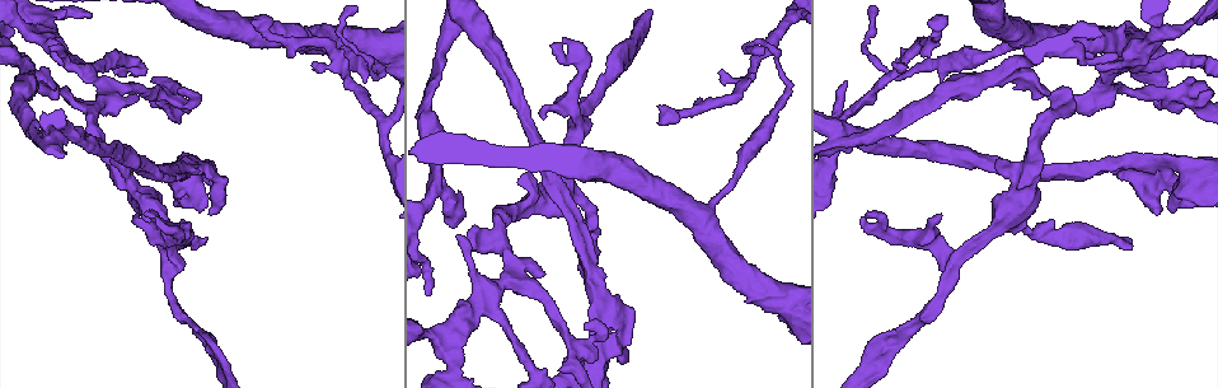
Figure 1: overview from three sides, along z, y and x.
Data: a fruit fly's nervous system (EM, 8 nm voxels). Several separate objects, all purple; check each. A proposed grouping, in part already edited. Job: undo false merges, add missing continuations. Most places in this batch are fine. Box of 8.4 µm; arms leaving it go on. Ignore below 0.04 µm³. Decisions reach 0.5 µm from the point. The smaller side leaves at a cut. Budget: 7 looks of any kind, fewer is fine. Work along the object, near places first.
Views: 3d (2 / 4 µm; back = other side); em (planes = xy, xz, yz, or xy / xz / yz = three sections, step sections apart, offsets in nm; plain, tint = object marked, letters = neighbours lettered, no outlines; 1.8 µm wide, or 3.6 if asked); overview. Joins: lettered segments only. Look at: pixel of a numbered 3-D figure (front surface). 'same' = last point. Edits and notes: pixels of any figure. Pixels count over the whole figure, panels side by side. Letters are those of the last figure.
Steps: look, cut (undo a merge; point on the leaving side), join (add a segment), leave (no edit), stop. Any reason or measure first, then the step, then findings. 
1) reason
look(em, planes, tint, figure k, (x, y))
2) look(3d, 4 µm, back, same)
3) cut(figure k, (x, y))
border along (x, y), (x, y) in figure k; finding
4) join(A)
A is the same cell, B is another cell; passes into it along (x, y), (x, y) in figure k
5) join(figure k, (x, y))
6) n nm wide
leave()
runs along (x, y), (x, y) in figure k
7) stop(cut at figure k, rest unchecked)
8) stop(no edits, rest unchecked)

sharp bend
look(3d, 2 µm, figure 1, (518, 281))

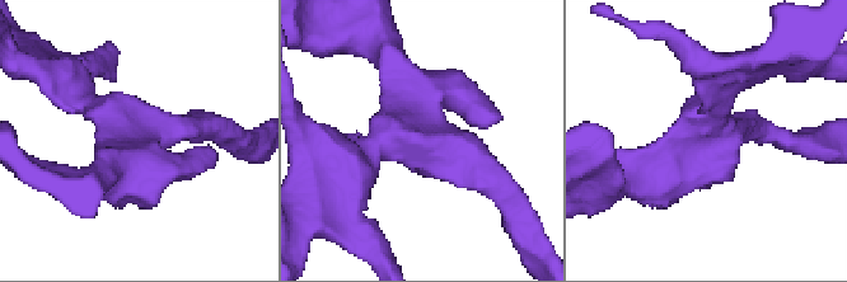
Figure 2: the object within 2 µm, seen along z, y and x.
look(em, xy, step 8, tint, figure 2, (137, 135))

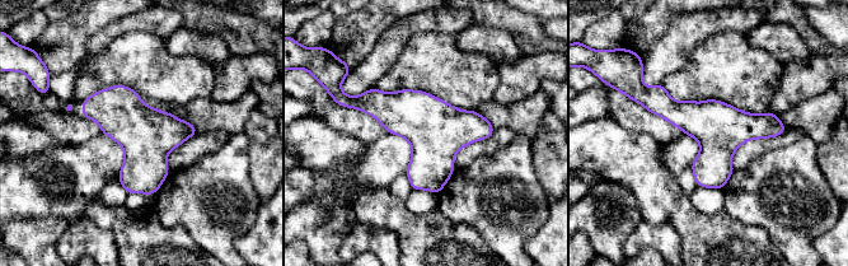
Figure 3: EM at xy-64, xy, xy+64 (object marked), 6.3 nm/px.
another direction
look(em, planes, letters, same)

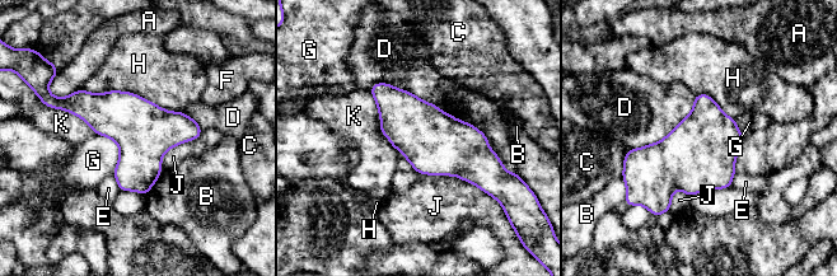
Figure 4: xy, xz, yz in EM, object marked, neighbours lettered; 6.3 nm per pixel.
leave()
A, B, C, D, E, F, G, H, J and K are other cells; border along (96, 134), (118, 148), (113, 174) in figure 4; one cell here

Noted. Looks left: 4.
branch stops here
look(em, yz, step 4, letters, figure 1, (946, 22))

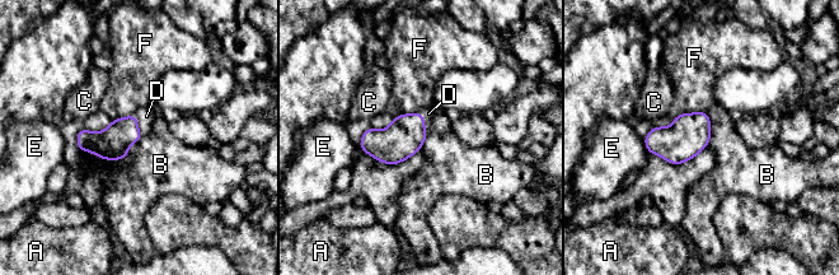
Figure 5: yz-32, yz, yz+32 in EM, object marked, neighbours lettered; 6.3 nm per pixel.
join(D)
D is the same cell, A, B, C, E and F are other cells; passes into it along (112, 143), (136, 125), (146, 116) in figure 5; it goes on there

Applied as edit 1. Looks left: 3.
redraw
look(overview)

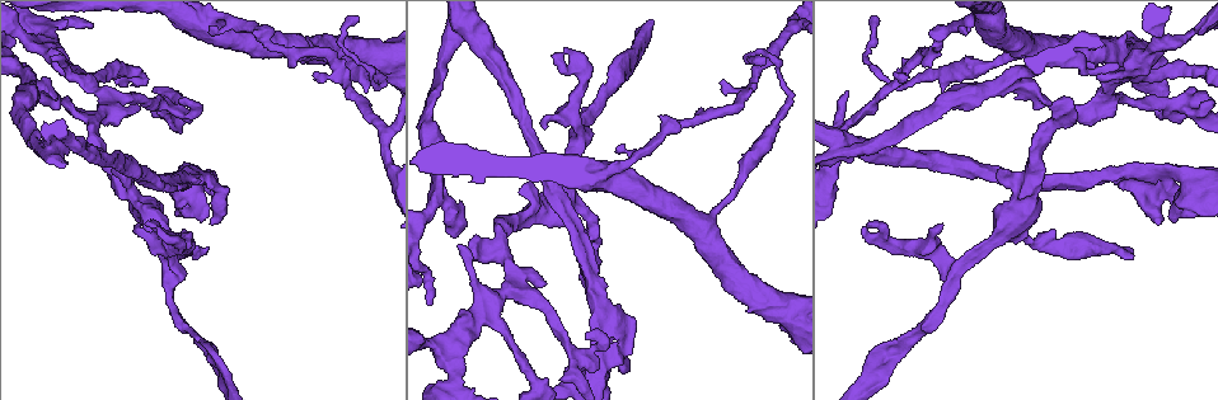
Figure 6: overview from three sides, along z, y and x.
calibre changes
look(em, planes, plain, figure 6, (64, 143))

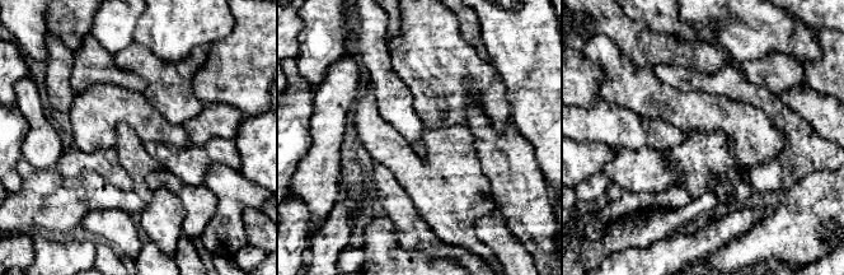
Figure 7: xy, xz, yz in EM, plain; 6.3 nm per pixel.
look(em, planes, letters, same)

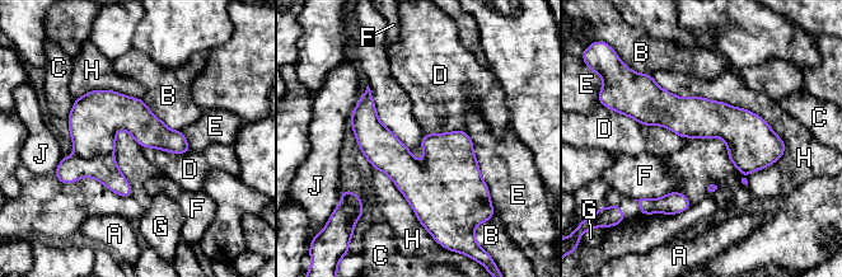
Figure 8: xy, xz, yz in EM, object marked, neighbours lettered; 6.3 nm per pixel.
cut(figure 8, (94, 120))
A, B, C, D, E, F, G, H and J are other cells; border along (75, 153), (84, 158), (112, 155) in figure 8; two cells meet here

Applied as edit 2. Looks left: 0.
stop(join at figure 5, cut at figure 8, rest unchecked)

